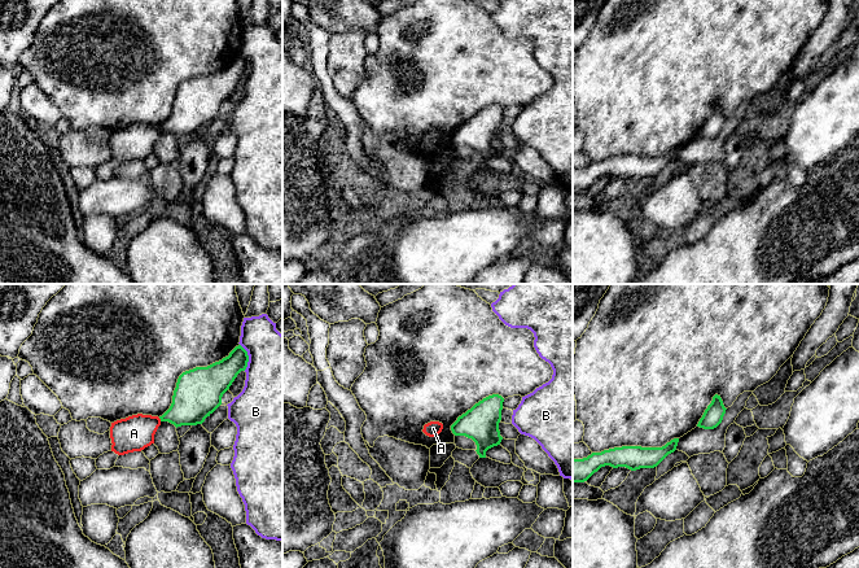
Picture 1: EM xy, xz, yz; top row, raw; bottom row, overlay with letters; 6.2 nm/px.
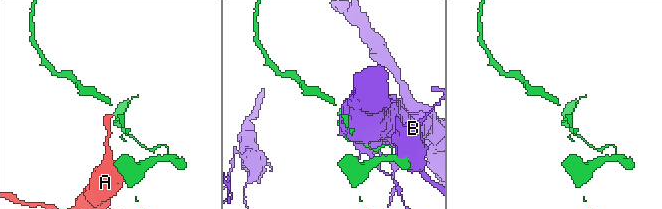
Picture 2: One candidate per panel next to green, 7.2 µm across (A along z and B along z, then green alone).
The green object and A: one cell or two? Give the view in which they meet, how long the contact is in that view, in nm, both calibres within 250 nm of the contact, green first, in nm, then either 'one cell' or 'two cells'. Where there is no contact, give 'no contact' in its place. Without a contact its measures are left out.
meets green in xy; contact 30 nm long; 280 nm thick on the green side, 220 nm on the other; two cells

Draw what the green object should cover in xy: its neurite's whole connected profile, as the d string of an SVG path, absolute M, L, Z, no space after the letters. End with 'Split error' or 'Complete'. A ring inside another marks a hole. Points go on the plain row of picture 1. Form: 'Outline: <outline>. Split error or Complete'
Outline: M236 56L228 66L207 77L183 82L176 92L170 118L159 126L176 137L202 134L220 114L223 104L247 77L249 65Z. Complete

